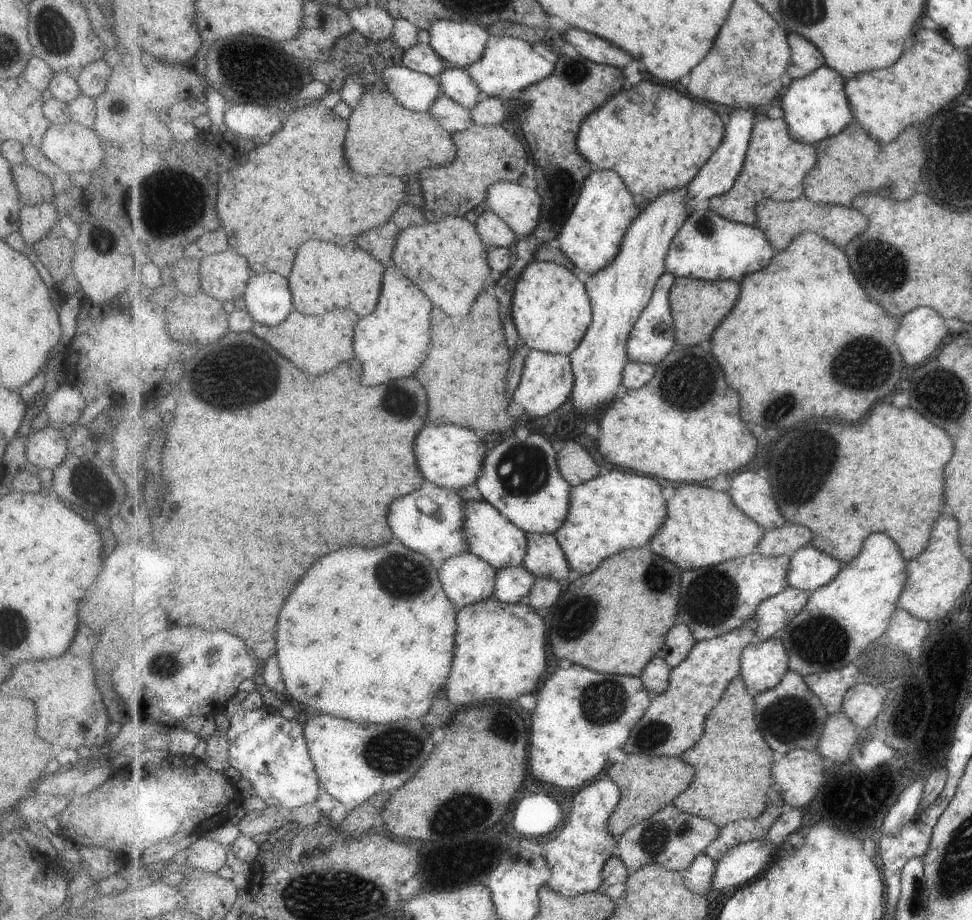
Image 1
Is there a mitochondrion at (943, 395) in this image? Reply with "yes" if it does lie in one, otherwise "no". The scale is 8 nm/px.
yes

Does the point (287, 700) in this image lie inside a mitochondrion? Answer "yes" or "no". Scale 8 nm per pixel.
no

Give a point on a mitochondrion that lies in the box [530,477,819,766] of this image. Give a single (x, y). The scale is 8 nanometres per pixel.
(713, 598)

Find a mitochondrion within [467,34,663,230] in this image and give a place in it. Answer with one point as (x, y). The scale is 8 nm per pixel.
(578, 75)

